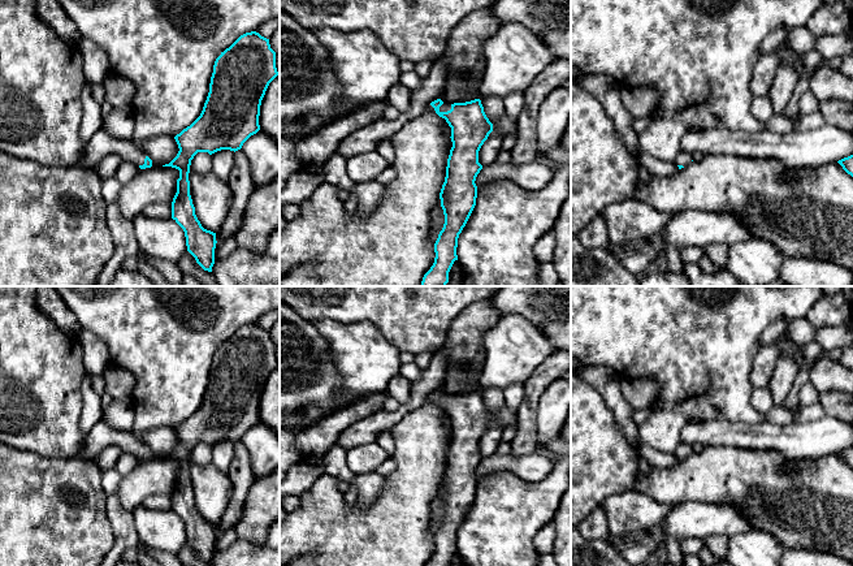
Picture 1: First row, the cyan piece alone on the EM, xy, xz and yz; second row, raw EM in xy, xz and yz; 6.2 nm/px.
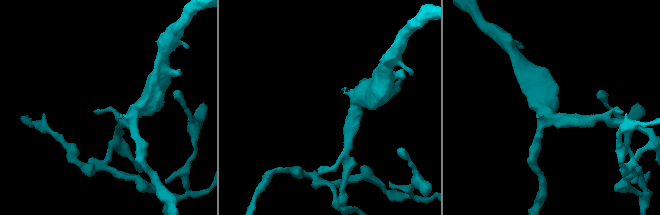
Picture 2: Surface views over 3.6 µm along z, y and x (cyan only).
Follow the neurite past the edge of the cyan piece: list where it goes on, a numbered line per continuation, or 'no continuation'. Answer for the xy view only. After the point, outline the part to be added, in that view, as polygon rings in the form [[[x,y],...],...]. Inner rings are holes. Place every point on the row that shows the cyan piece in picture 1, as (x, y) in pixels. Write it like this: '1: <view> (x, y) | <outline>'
1: xy (102, 143) | [[[101,128],[86,144],[83,160],[78,167],[95,169],[107,155],[118,155],[122,160],[131,161],[137,165],[143,165],[147,156],[131,141],[114,138]]]

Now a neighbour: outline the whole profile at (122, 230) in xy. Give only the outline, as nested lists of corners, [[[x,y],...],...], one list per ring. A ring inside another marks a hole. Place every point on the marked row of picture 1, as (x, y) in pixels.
[[[107,204],[107,224],[112,233],[114,252],[104,265],[96,286],[109,286],[114,275],[122,268],[124,260],[135,258],[137,252],[140,250],[135,239],[133,221],[121,215],[117,204]]]

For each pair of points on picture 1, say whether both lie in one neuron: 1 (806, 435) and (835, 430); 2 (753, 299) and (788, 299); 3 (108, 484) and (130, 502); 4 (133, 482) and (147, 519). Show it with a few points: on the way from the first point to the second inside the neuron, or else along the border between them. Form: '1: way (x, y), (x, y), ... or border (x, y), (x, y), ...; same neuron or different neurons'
1: way (813, 435), (828, 435); same neuron
2: way (762, 299), (779, 299); same neuron
3: border (122, 478), (116, 495); different neurons
4: border (142, 504), (131, 512); different neurons

